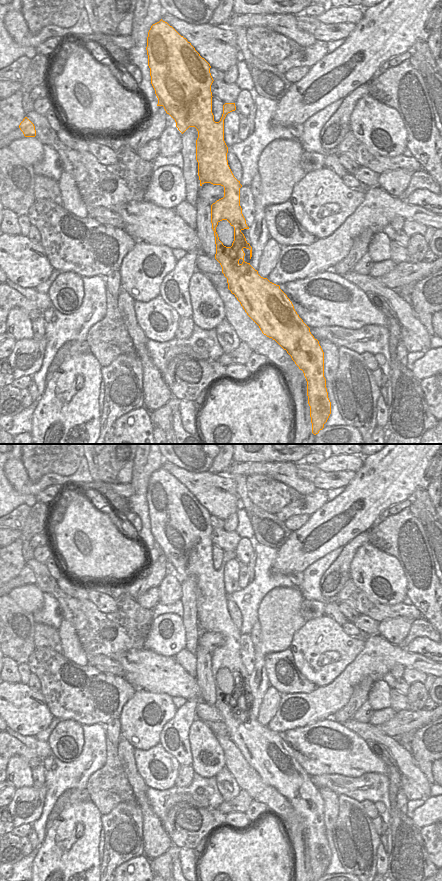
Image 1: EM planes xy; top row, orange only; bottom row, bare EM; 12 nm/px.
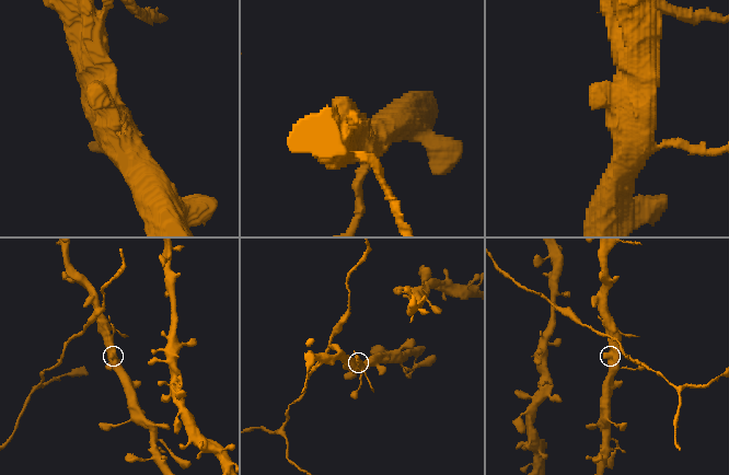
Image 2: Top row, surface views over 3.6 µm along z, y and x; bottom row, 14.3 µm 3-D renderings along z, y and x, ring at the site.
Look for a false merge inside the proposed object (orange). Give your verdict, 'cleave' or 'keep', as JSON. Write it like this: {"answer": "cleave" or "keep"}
{"answer": "keep"}

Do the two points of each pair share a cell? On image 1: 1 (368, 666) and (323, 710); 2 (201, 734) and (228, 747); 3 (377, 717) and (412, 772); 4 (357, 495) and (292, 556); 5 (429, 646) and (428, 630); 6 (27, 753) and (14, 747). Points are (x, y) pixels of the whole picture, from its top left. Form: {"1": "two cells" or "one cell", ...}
{"1": "one cell", "2": "two cells", "3": "two cells", "4": "one cell", "5": "two cells", "6": "one cell"}

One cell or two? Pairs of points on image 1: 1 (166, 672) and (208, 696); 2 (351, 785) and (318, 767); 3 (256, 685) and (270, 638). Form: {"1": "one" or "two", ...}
{"1": "two", "2": "two", "3": "one"}

